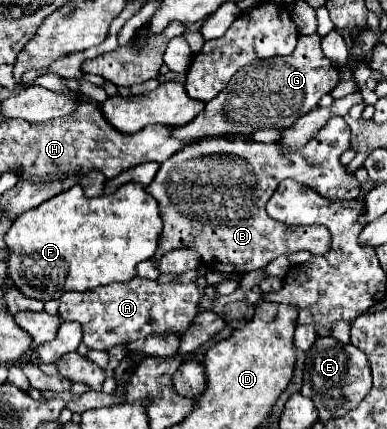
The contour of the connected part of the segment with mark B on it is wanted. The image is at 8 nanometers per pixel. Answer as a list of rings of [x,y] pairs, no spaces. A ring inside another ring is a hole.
[[[336,116],[300,150],[280,154],[280,148],[282,144],[278,142],[264,144],[254,140],[230,142],[226,138],[206,138],[182,148],[166,160],[146,188],[158,200],[164,220],[160,250],[194,248],[208,268],[236,274],[264,268],[274,258],[296,250],[326,254],[332,240],[326,226],[286,228],[286,224],[274,224],[266,214],[266,202],[286,174],[314,188],[328,200],[358,198],[362,192],[360,182],[354,172],[348,172],[340,162],[340,156],[350,148],[350,128],[344,118]]]

